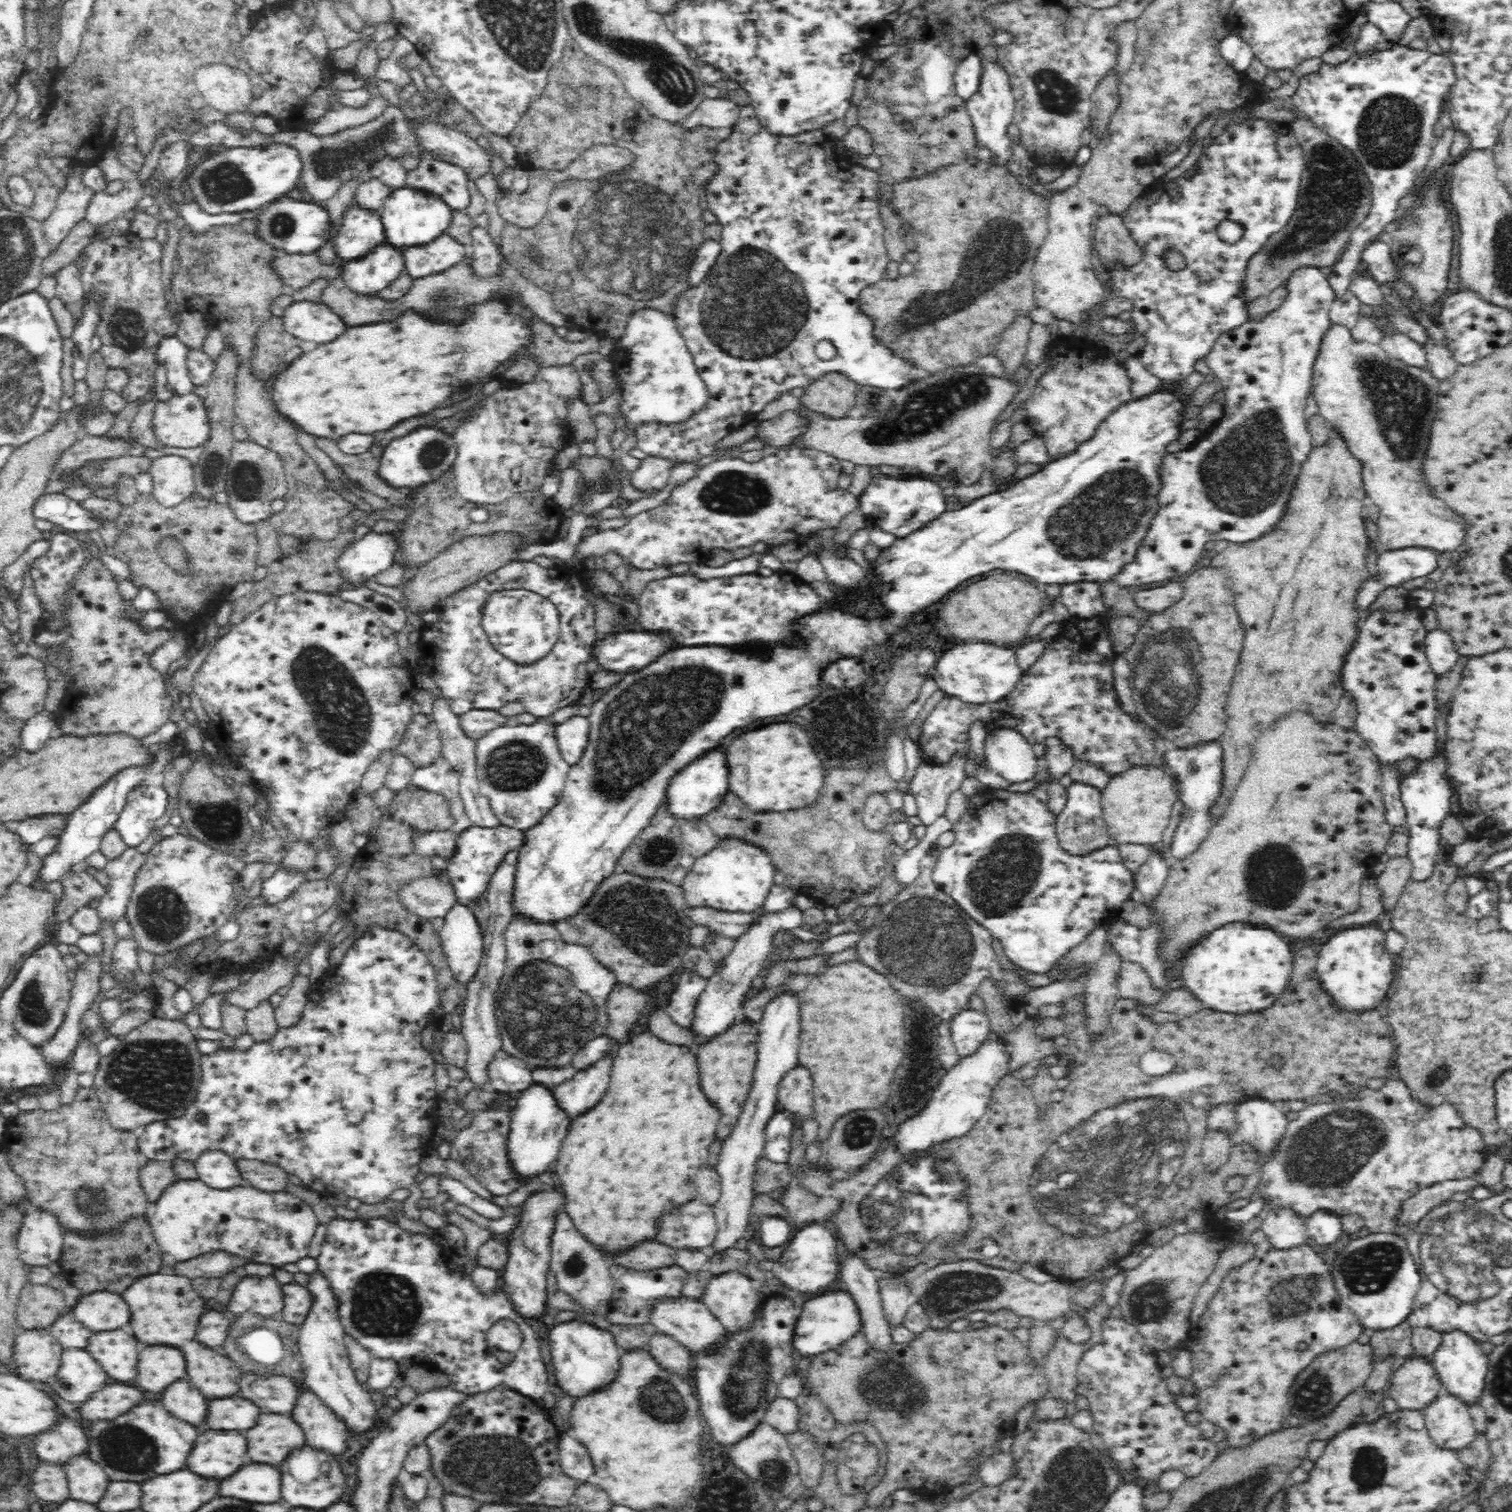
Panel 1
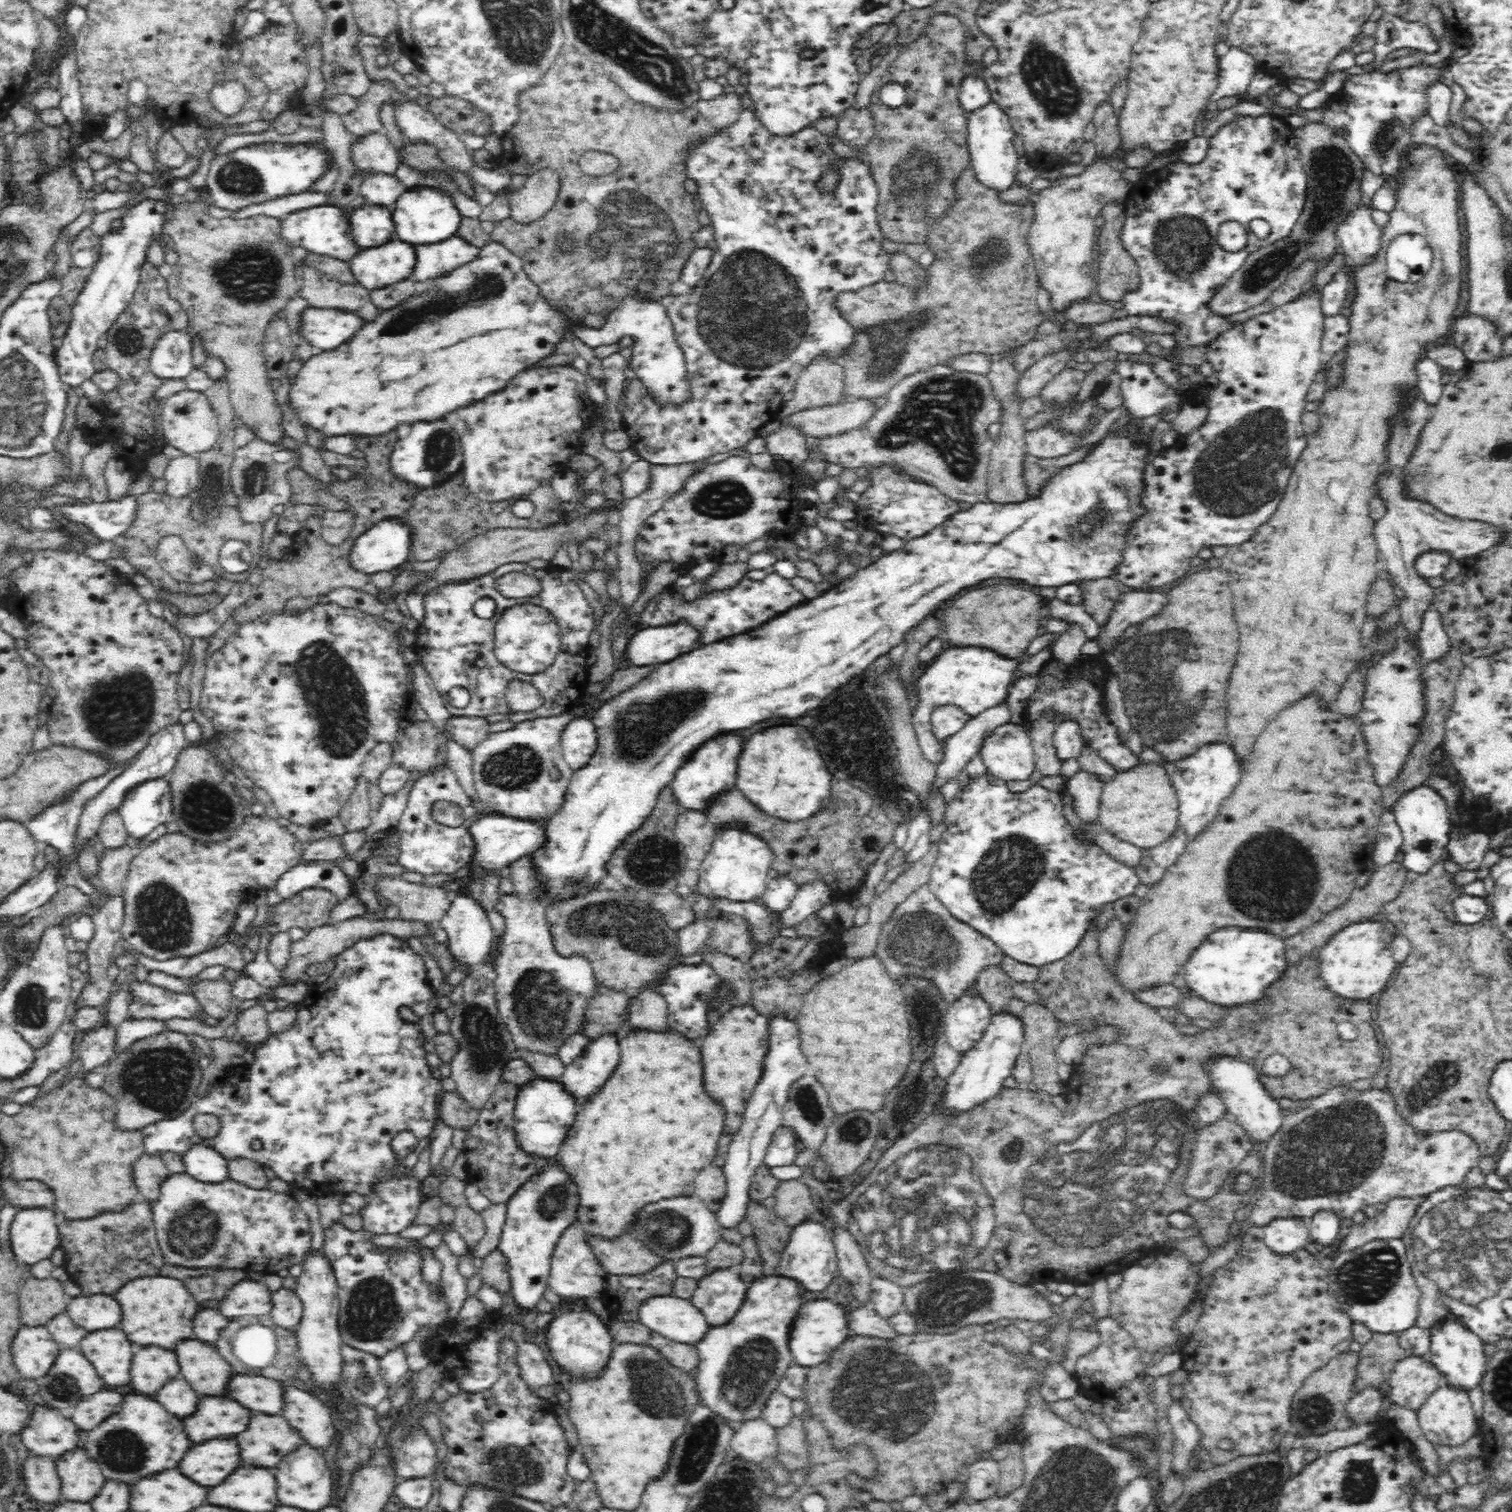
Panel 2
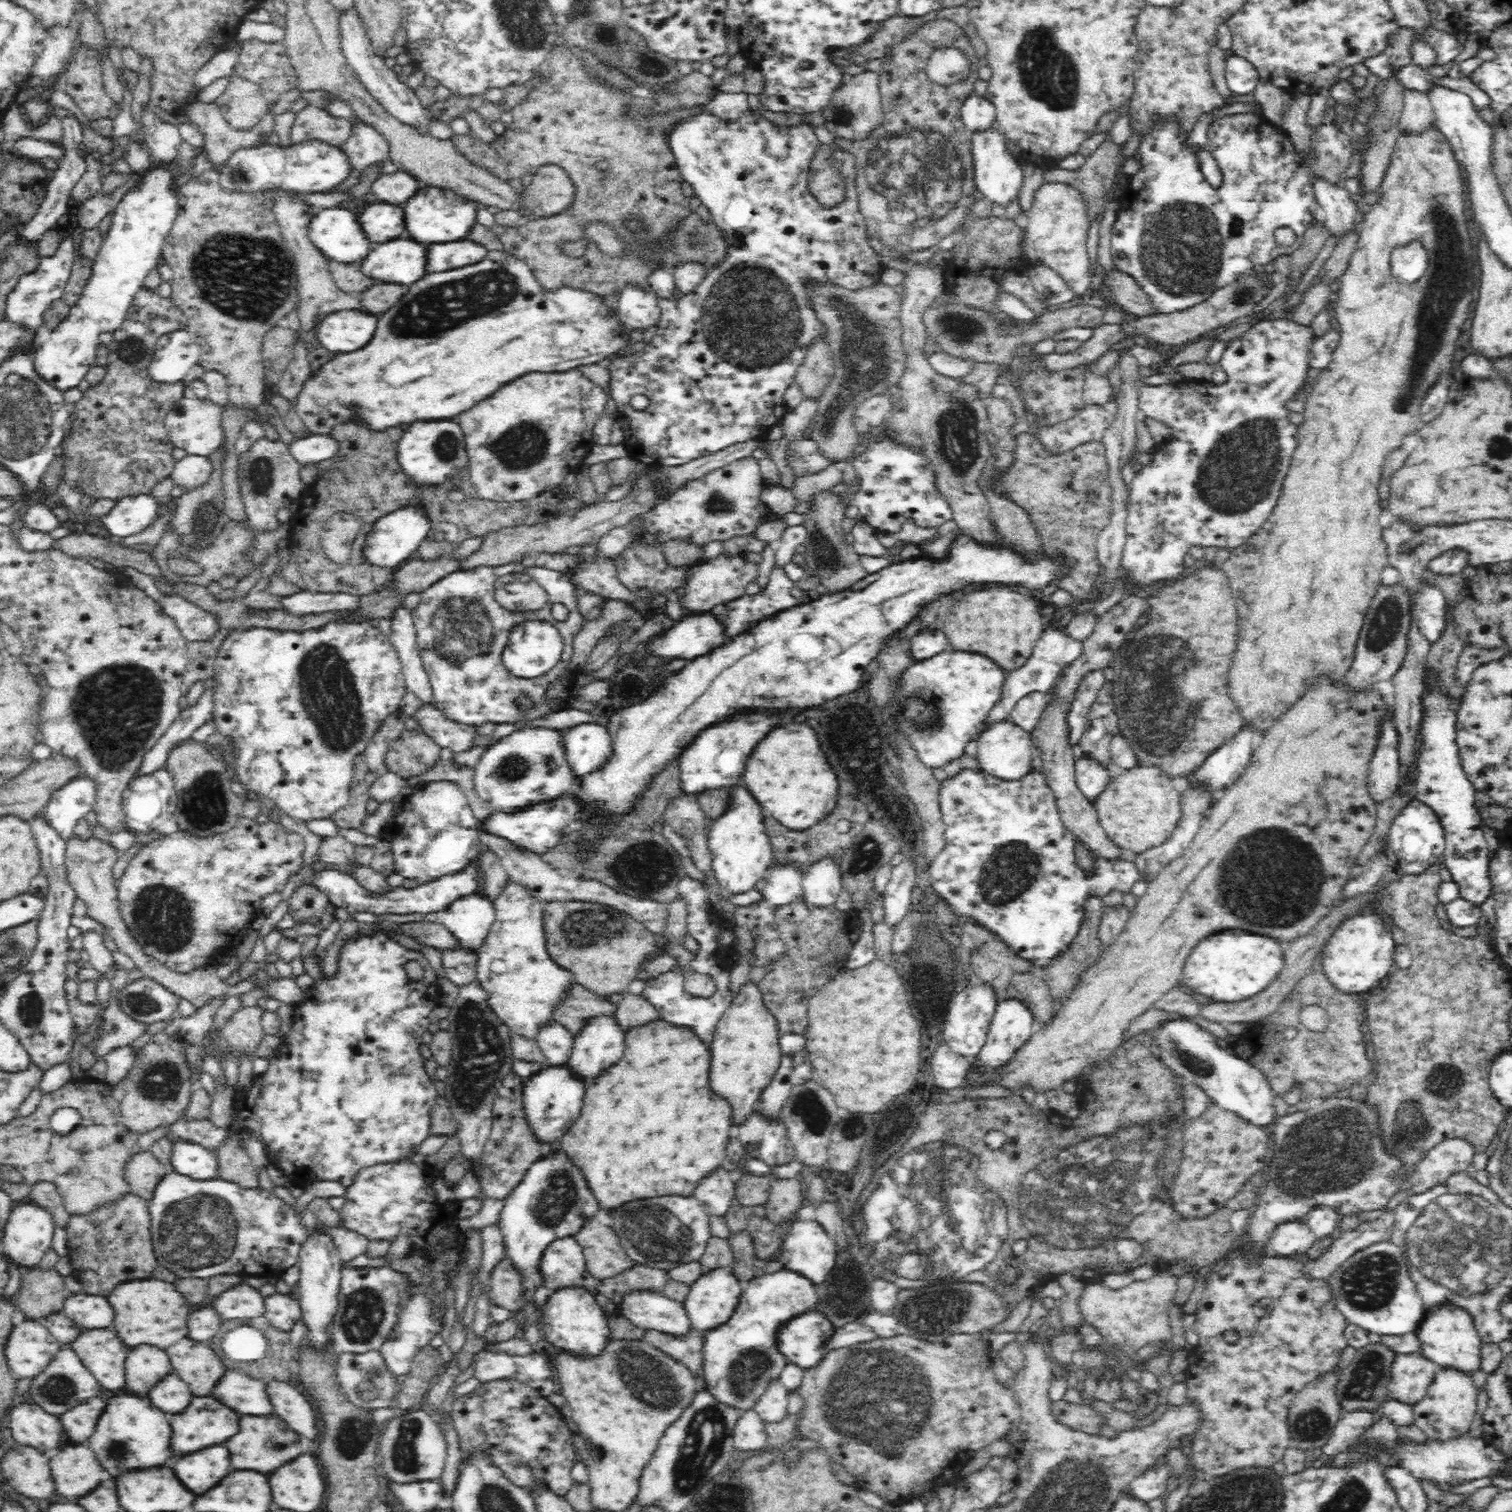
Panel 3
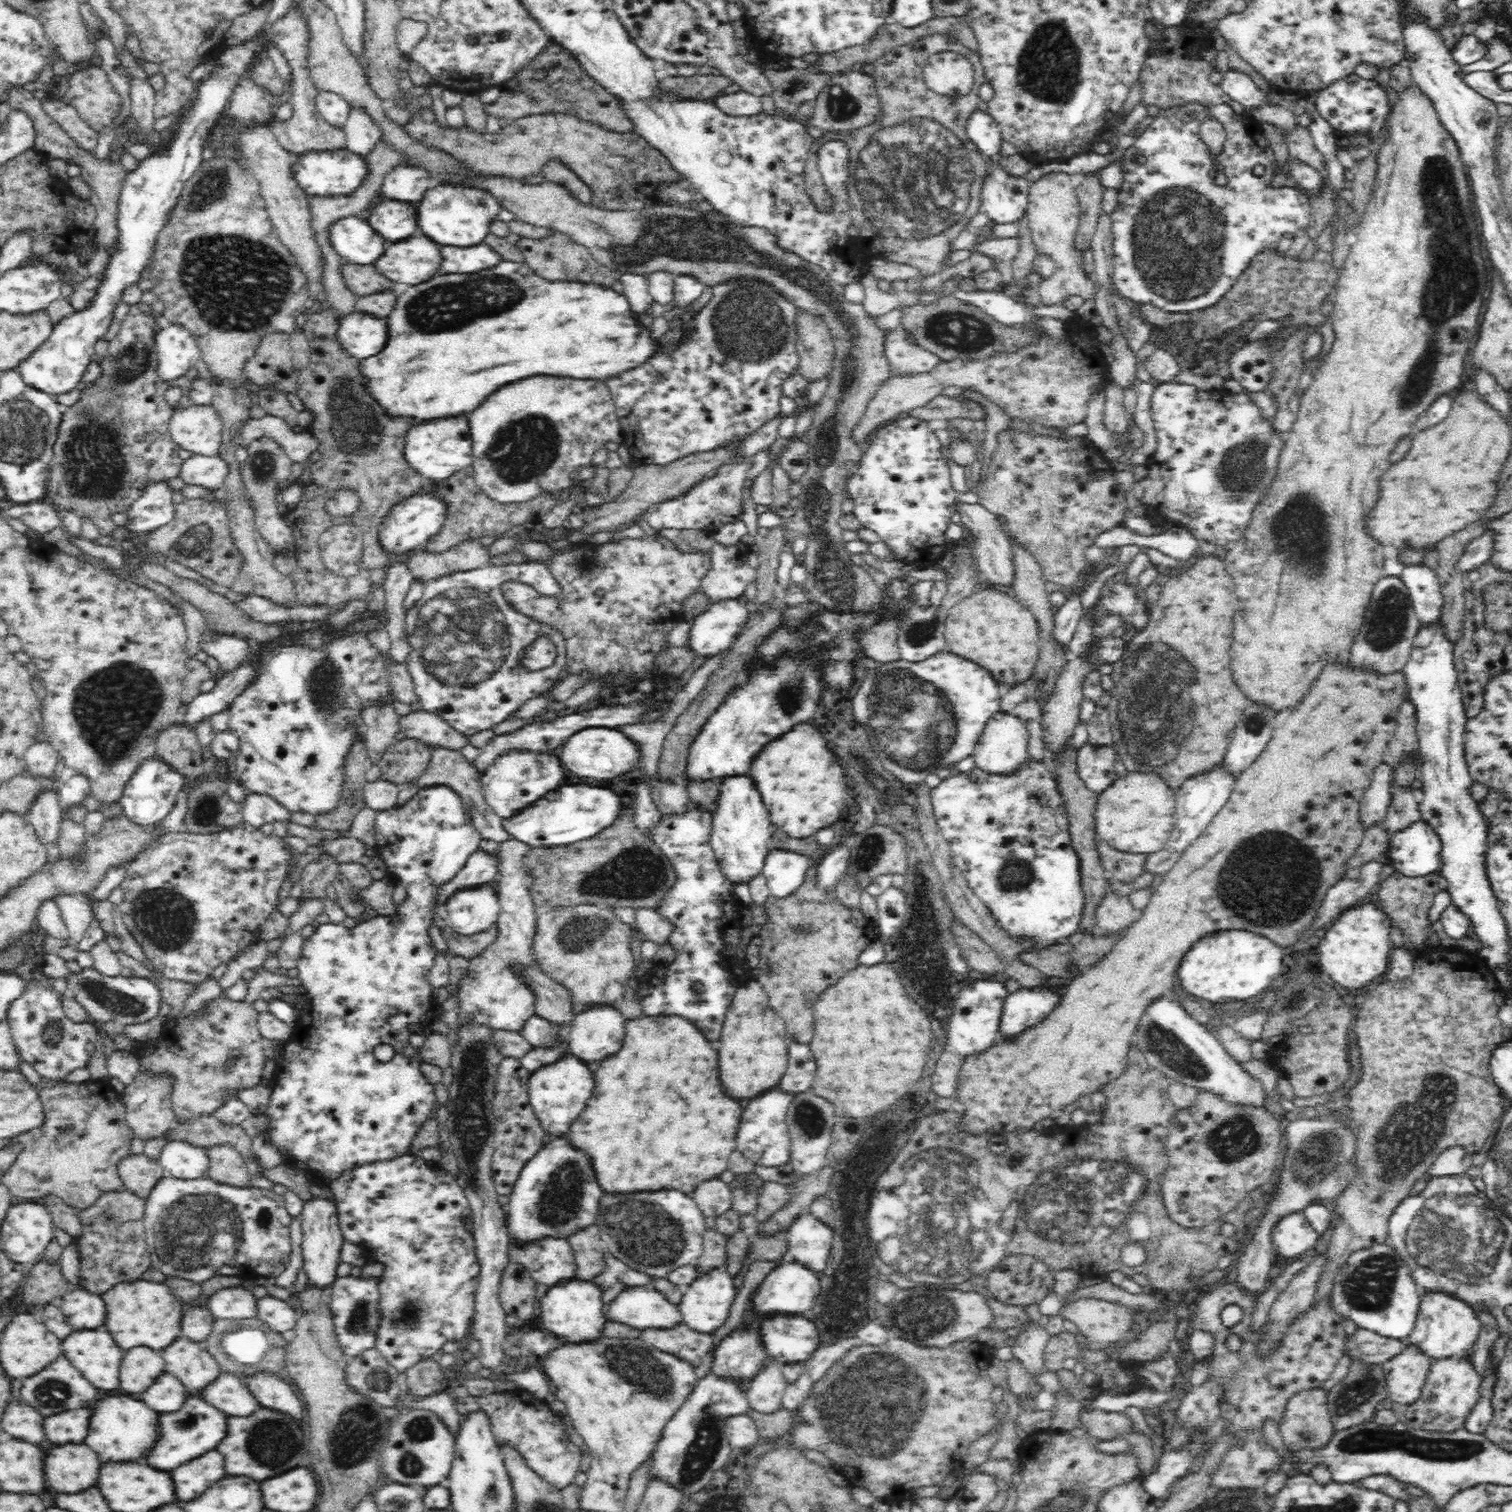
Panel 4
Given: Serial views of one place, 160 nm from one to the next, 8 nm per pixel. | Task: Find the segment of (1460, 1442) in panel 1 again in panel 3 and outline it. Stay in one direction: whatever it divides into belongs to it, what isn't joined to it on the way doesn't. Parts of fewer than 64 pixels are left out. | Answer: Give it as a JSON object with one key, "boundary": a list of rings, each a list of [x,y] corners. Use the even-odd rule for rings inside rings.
{"boundary":[[[1442,1368],[1429,1386],[1429,1393],[1413,1406],[1415,1425],[1425,1432],[1430,1441],[1446,1442],[1467,1436],[1476,1414],[1478,1391],[1470,1376],[1452,1369]]]}

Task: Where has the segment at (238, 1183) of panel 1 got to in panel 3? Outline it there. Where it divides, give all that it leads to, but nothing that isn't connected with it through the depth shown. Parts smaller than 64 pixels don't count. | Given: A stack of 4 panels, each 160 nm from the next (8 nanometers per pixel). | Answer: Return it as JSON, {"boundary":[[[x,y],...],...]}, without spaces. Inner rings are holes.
{"boundary":[[[182,1141],[173,1145],[171,1164],[176,1172],[194,1180],[219,1178],[217,1153],[196,1143]]]}

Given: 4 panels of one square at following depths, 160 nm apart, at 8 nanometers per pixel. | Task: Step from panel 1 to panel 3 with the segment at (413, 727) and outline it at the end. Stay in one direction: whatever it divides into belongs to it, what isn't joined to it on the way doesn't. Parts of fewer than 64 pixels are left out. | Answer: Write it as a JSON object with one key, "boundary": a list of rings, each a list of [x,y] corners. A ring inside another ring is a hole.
{"boundary":[[[419,728],[404,730],[389,745],[387,768],[408,779],[427,773],[440,762],[442,747]]]}

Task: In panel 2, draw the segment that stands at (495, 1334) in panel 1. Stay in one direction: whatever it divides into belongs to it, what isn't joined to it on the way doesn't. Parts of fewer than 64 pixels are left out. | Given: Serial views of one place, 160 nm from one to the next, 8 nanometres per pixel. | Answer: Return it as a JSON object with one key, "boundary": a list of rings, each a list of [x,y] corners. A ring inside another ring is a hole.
{"boundary":[[[508,1332],[508,1334],[500,1336],[498,1341],[498,1364],[500,1364],[502,1368],[508,1368],[508,1370],[512,1372],[512,1378],[510,1378],[508,1382],[506,1382],[506,1380],[499,1379],[492,1389],[486,1389],[477,1393],[467,1393],[466,1391],[461,1391],[459,1394],[450,1397],[443,1404],[440,1414],[438,1414],[440,1419],[440,1427],[442,1429],[442,1440],[446,1443],[447,1448],[447,1453],[444,1459],[444,1474],[447,1479],[451,1480],[452,1483],[458,1484],[458,1486],[463,1486],[464,1488],[498,1490],[499,1493],[516,1495],[518,1498],[530,1499],[530,1502],[546,1503],[546,1506],[552,1508],[571,1508],[573,1507],[572,1502],[574,1498],[574,1489],[576,1488],[578,1481],[573,1479],[566,1472],[566,1460],[568,1458],[568,1454],[570,1454],[570,1446],[564,1436],[563,1428],[559,1424],[559,1419],[557,1418],[557,1415],[554,1414],[553,1404],[548,1399],[543,1399],[538,1395],[535,1395],[534,1392],[526,1386],[526,1383],[522,1381],[522,1377],[520,1378],[520,1376],[518,1376],[518,1363],[516,1364],[516,1359],[520,1355],[520,1345],[518,1345],[518,1341],[515,1340],[513,1334],[509,1334]]]}

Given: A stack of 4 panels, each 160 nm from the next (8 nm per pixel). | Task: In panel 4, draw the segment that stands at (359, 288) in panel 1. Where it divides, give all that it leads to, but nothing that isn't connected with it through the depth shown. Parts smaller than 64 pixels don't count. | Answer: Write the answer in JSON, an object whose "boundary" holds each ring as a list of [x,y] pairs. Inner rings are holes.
{"boundary":[[[428,238],[392,242],[371,263],[376,273],[394,282],[418,284],[438,272],[438,248]]]}

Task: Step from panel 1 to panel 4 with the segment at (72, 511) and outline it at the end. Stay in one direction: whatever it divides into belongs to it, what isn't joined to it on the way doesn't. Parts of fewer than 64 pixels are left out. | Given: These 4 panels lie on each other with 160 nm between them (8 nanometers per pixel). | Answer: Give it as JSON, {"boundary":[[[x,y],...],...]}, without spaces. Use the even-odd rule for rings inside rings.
{"boundary":[[[167,483],[148,486],[144,493],[130,502],[130,506],[126,506],[124,512],[128,520],[123,527],[131,535],[137,535],[139,532],[149,533],[164,526],[174,514],[172,495]]]}

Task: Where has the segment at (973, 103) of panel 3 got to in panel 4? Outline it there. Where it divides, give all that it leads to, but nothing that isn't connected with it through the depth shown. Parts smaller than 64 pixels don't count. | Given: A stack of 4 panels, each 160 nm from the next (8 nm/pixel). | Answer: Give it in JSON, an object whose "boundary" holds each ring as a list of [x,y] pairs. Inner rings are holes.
{"boundary":[[[976,108],[965,122],[965,134],[982,154],[997,154],[1000,149],[1001,127],[987,110]]]}

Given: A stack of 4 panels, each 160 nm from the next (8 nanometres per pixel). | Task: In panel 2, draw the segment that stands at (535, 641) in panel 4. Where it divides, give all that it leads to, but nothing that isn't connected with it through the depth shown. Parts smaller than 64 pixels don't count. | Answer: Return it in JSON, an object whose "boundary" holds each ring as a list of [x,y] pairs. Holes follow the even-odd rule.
{"boundary":[[[520,599],[510,606],[504,606],[492,630],[494,654],[497,659],[512,670],[524,674],[538,674],[546,670],[557,658],[561,648],[561,634],[557,619],[540,603]]]}

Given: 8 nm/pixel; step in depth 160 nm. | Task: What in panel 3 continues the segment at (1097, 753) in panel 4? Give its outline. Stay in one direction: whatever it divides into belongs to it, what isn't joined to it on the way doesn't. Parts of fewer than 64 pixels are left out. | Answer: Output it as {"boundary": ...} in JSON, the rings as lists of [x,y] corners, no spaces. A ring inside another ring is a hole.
{"boundary":[[[1082,757],[1075,761],[1075,783],[1084,797],[1095,802],[1109,782],[1108,771],[1096,761]]]}

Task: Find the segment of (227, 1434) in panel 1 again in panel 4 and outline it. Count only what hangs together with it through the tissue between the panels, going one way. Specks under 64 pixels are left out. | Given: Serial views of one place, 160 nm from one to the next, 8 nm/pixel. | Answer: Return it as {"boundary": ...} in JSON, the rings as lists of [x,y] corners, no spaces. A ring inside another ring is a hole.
{"boundary":[[[210,1450],[200,1458],[194,1458],[172,1470],[178,1498],[182,1498],[184,1502],[206,1492],[222,1476],[224,1476],[224,1456],[216,1450]]]}

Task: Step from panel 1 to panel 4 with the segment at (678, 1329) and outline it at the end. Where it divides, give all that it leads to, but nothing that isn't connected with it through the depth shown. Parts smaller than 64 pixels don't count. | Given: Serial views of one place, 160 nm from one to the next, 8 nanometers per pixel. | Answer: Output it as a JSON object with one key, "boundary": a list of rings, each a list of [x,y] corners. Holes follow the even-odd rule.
{"boundary":[[[632,1285],[624,1289],[618,1298],[605,1308],[608,1320],[622,1322],[638,1330],[674,1330],[683,1323],[679,1306],[674,1306],[660,1291],[645,1285]]]}

